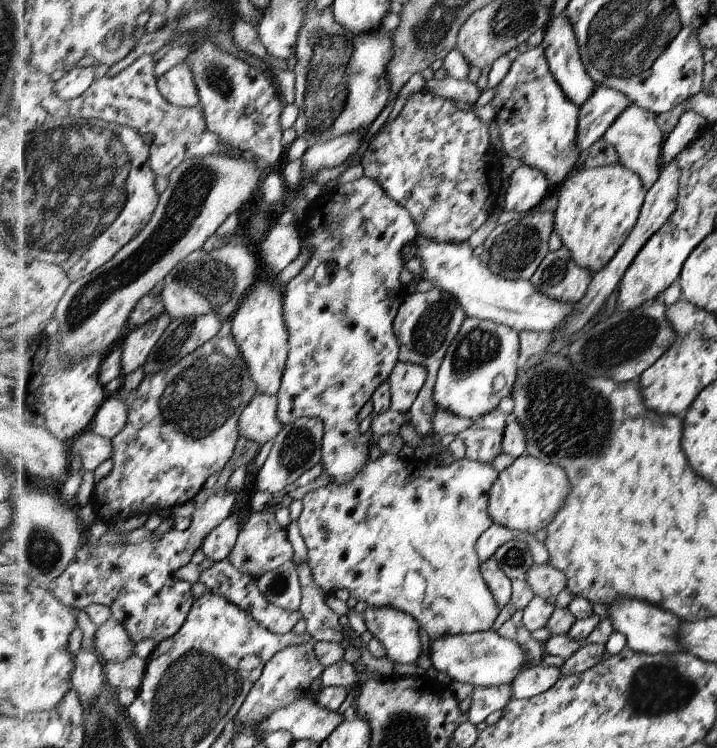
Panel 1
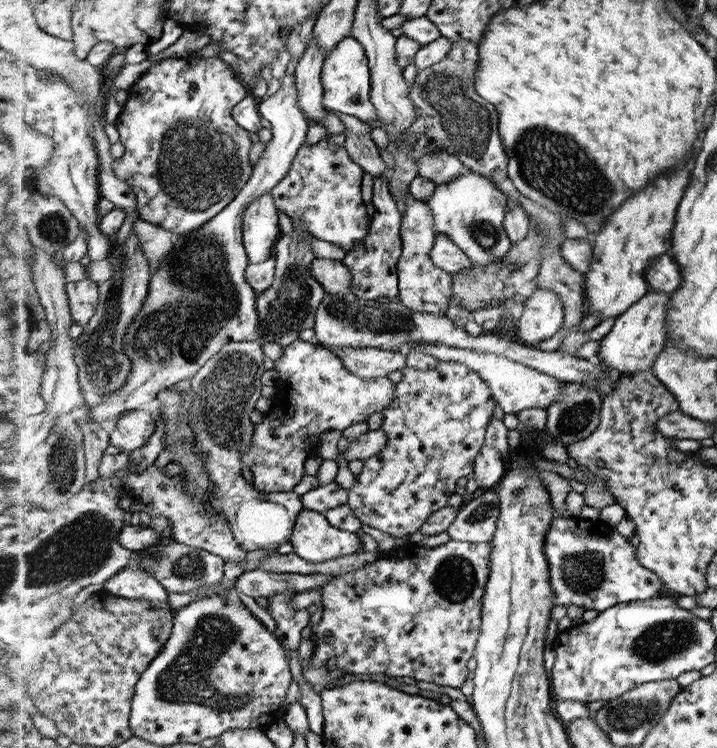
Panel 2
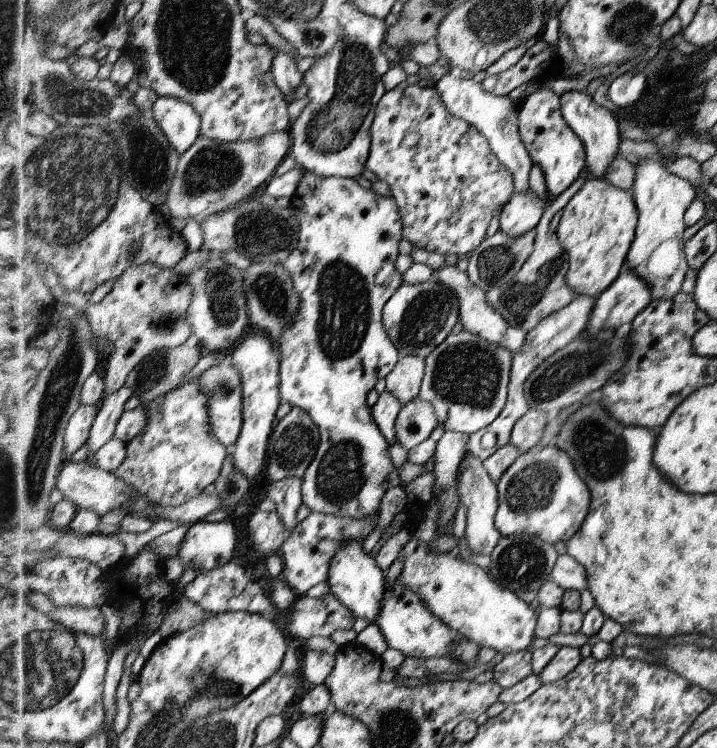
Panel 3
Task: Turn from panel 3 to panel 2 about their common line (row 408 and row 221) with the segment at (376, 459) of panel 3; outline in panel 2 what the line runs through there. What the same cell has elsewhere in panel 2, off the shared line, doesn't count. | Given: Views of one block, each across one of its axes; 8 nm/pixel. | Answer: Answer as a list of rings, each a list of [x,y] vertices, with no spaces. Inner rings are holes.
[[[324,138],[316,144],[303,144],[290,172],[270,193],[280,210],[292,219],[298,217],[312,237],[332,242],[348,252],[367,236],[371,219],[360,192],[365,170],[348,158],[345,147],[338,146],[337,142]]]

